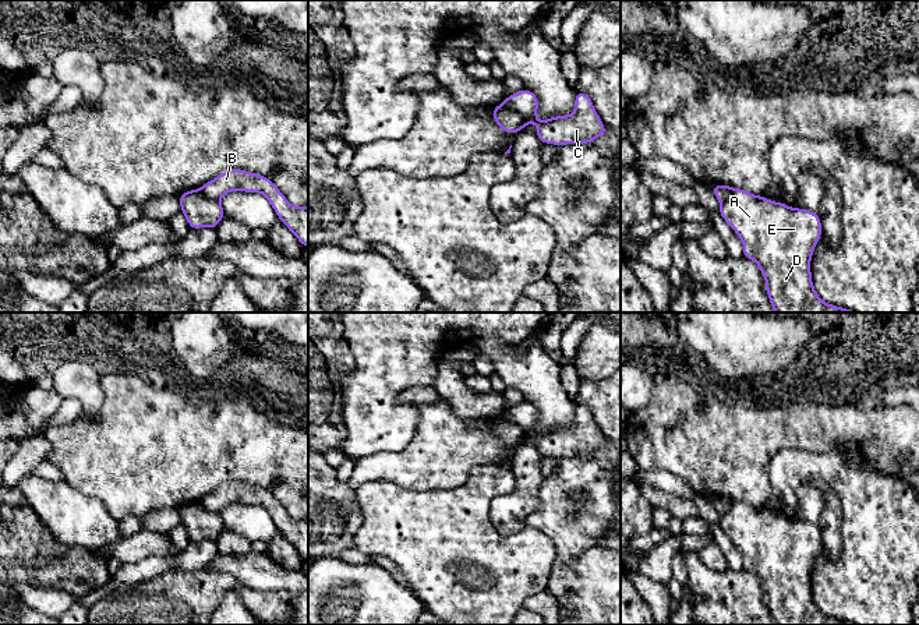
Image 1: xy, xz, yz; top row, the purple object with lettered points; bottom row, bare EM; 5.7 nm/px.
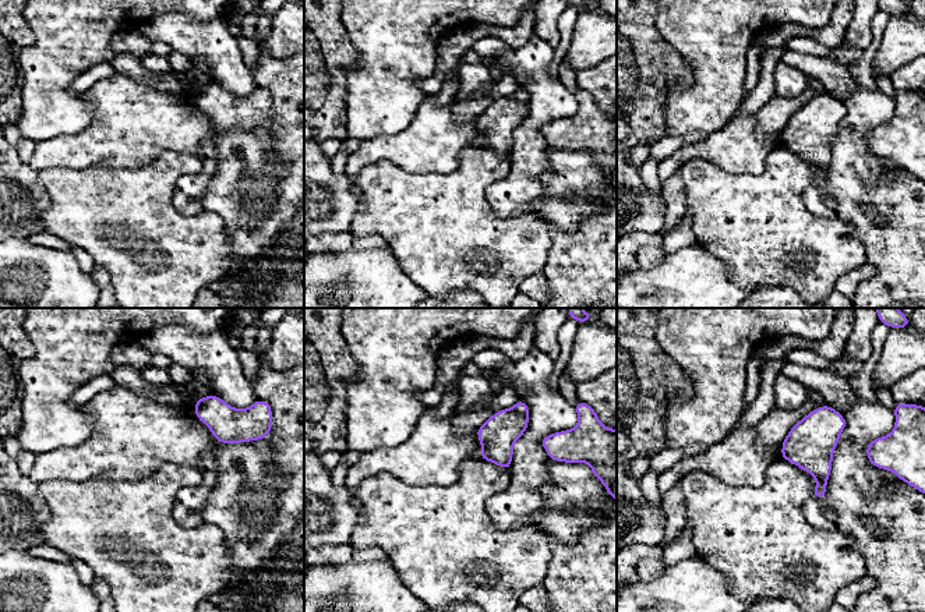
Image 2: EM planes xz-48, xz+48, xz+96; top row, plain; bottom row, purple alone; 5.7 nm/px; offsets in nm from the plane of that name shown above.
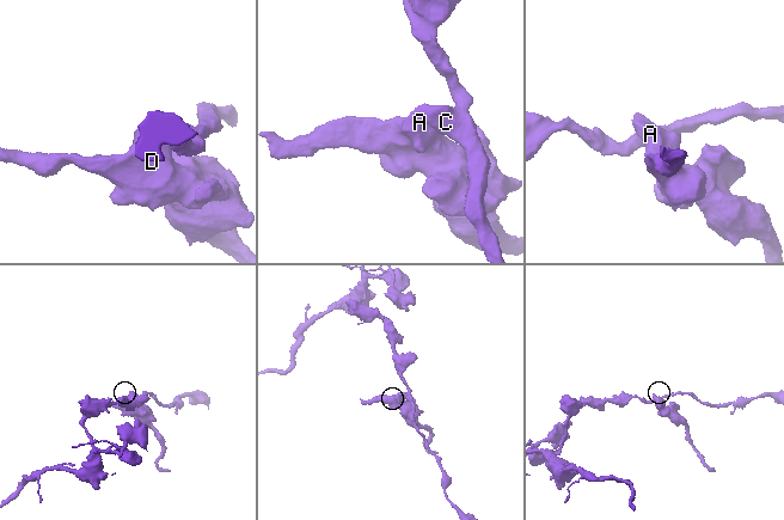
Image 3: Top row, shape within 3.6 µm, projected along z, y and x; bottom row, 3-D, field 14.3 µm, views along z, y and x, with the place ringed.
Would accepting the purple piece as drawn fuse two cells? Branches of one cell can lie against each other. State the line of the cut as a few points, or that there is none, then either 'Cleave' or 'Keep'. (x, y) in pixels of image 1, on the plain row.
Split along xz (502, 416), (515, 422), (526, 435). Cleave

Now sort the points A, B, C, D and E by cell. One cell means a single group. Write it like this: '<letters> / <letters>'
A D E / B C

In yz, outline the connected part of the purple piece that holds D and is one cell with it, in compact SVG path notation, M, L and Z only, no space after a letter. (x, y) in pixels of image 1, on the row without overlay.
M734 501L718 522L722 532L743 555L743 571L752 572L766 592L766 604L774 625L855 625L823 614L812 596L810 573L821 550L820 529L812 523Z

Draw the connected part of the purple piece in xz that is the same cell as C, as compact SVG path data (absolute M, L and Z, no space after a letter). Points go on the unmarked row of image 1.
M526 400L505 410L502 417L522 427L526 437L534 435L536 446L542 456L591 456L595 451L607 446L591 410L580 403L575 409L573 427L555 428L542 434L537 431L537 407Z

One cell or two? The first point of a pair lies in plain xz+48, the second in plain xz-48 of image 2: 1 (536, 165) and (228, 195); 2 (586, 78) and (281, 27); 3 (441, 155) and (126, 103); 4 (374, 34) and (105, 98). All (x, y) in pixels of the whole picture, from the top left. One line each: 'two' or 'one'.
1: two
2: two
3: one
4: two

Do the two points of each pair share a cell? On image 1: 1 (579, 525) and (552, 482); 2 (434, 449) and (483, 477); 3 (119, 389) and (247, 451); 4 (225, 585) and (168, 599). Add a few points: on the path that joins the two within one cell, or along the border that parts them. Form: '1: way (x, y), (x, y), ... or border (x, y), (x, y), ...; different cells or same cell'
1: way (571, 514), (571, 504), (564, 493); same cell
2: border (504, 465), (477, 465), (459, 486), (444, 488); different cells
3: way (151, 422), (170, 441), (215, 441); same cell
4: way (211, 586), (190, 599), (181, 599); same cell

